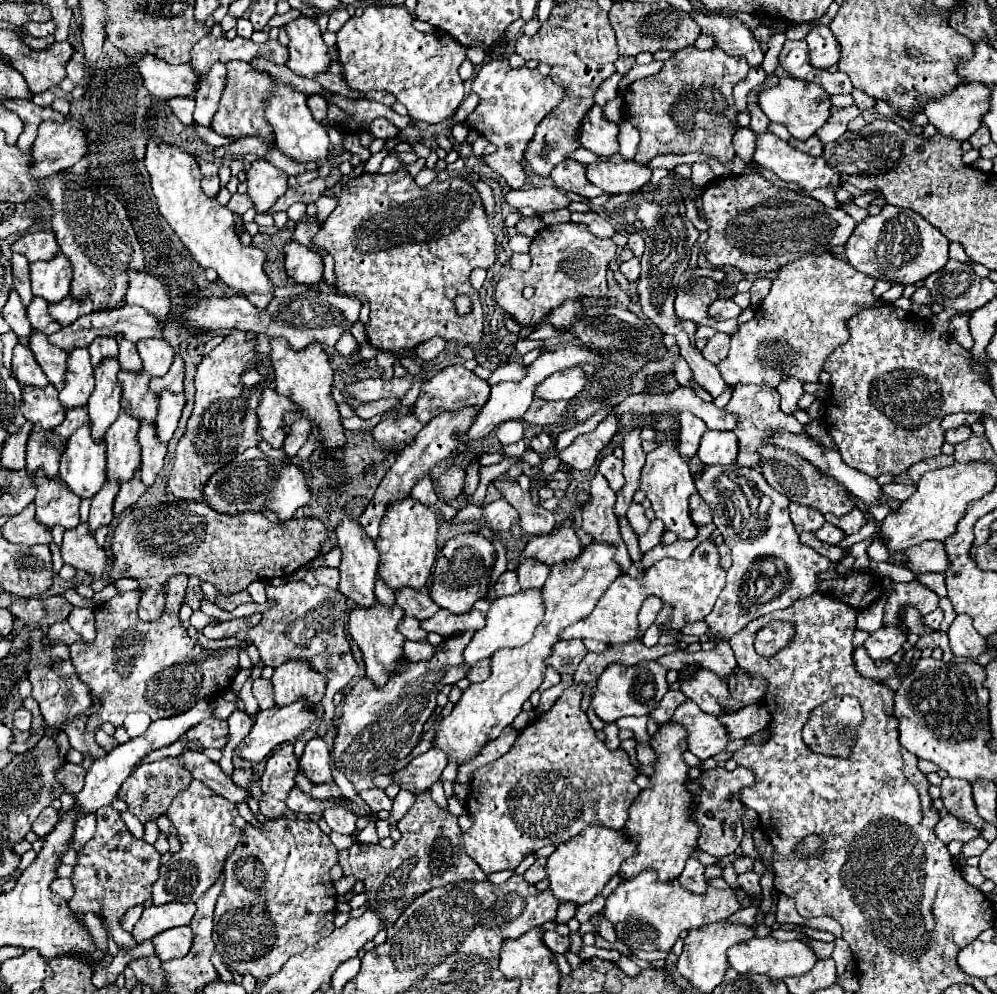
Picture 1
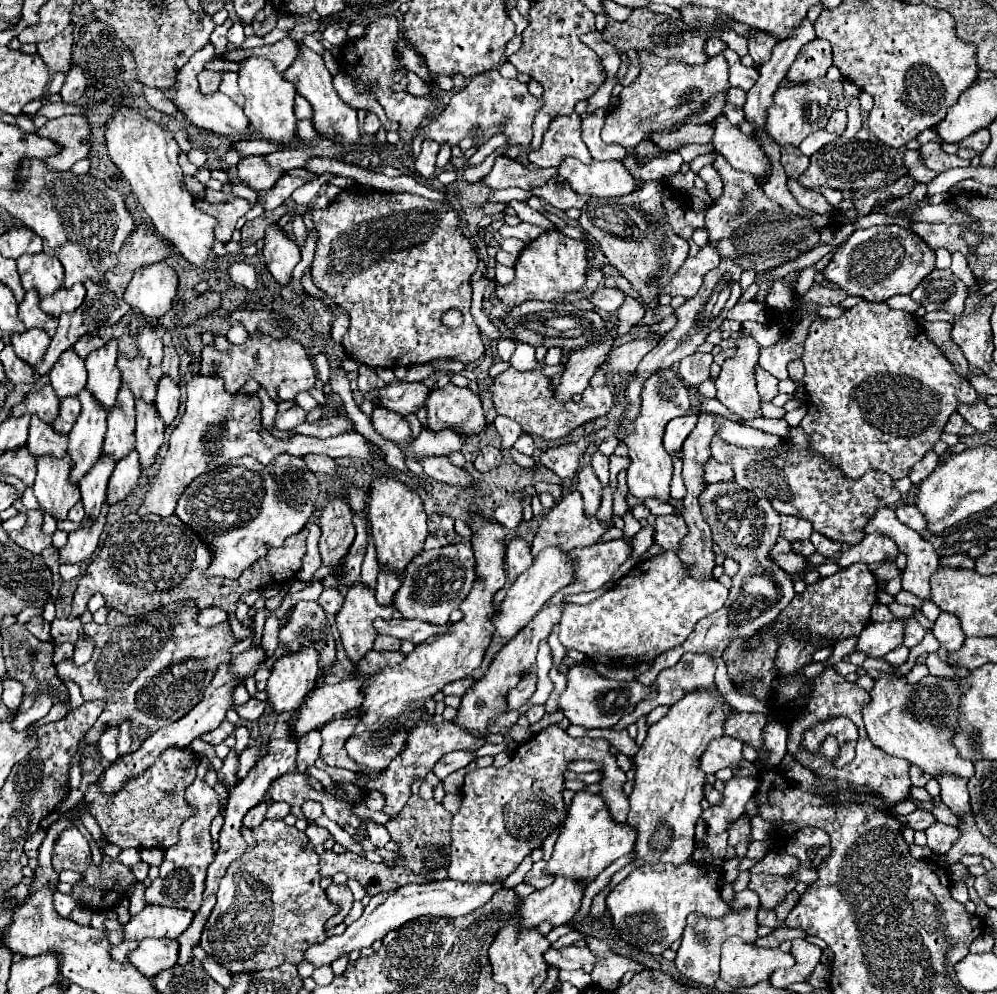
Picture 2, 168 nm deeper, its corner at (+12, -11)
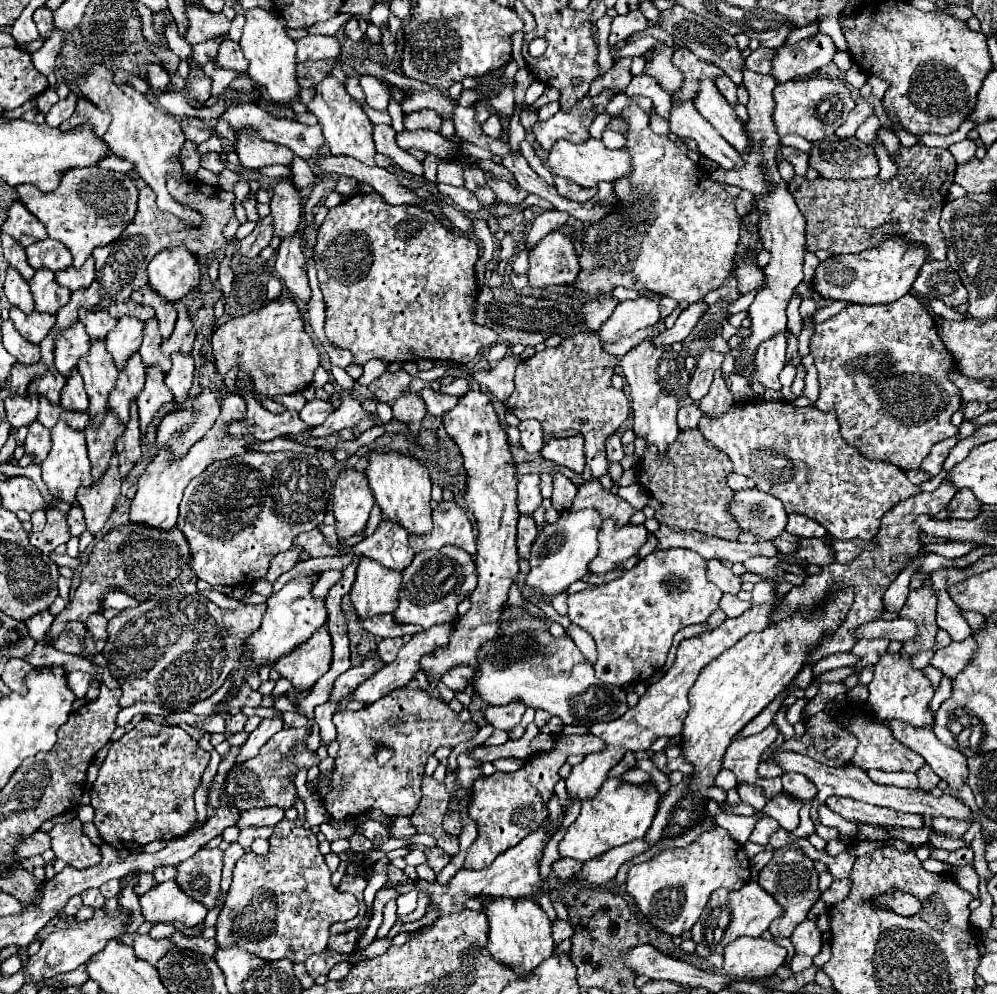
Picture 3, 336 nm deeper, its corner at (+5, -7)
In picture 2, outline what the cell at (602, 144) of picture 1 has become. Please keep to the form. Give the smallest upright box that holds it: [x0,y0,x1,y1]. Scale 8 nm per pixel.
[529,113,591,167]

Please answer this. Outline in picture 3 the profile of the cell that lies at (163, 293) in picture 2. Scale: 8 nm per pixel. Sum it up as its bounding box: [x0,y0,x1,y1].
[148,249,200,303]

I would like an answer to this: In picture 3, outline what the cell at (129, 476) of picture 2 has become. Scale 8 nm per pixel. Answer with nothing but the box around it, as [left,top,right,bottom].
[118,401,142,477]

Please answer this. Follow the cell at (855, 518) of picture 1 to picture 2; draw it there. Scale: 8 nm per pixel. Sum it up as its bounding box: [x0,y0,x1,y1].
[809,533,841,559]

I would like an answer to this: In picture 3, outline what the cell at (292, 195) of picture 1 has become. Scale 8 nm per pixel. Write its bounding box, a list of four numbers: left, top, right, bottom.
[238,217,272,257]

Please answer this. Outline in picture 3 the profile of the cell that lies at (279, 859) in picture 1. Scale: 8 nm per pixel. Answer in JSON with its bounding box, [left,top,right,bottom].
[216,819,358,963]

